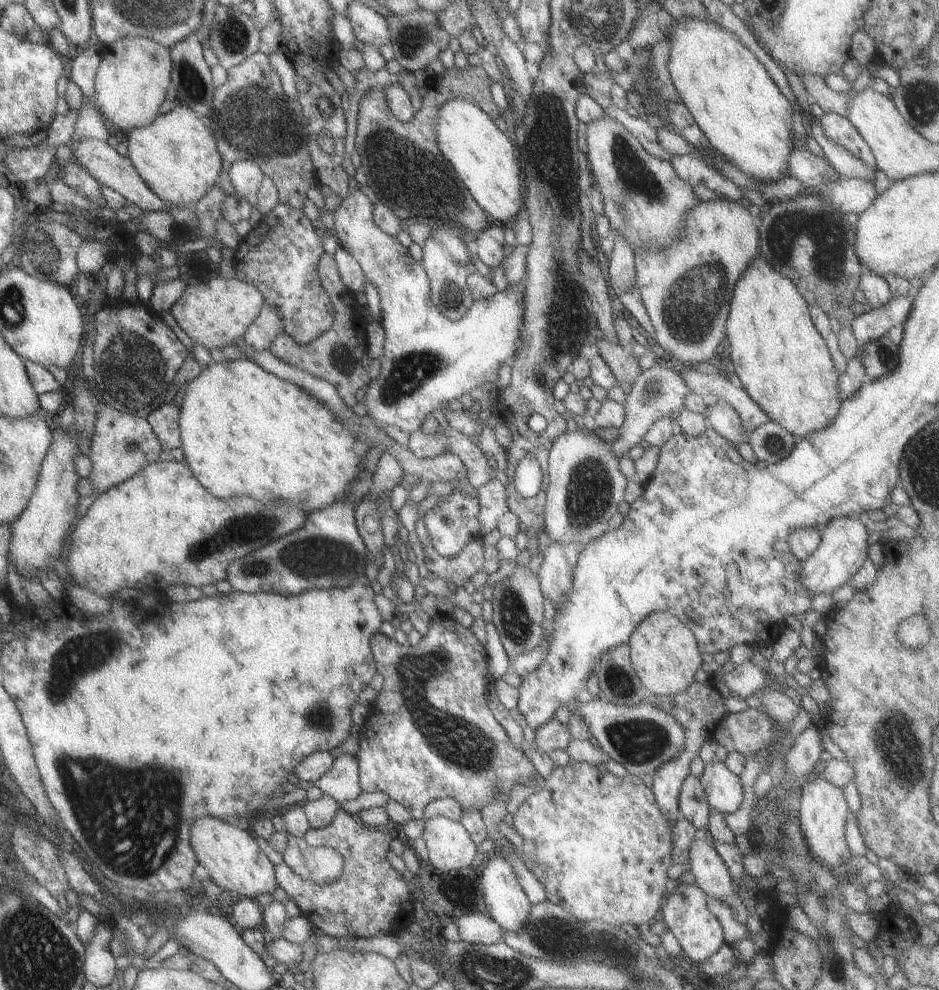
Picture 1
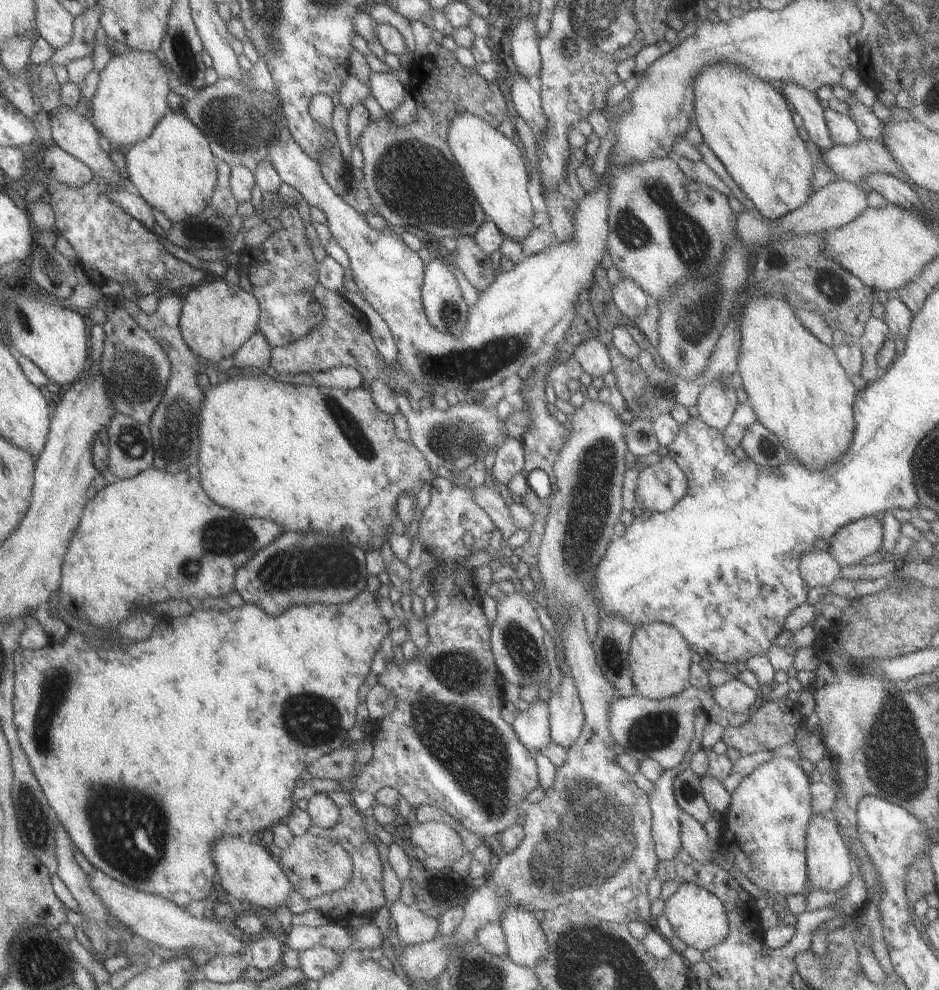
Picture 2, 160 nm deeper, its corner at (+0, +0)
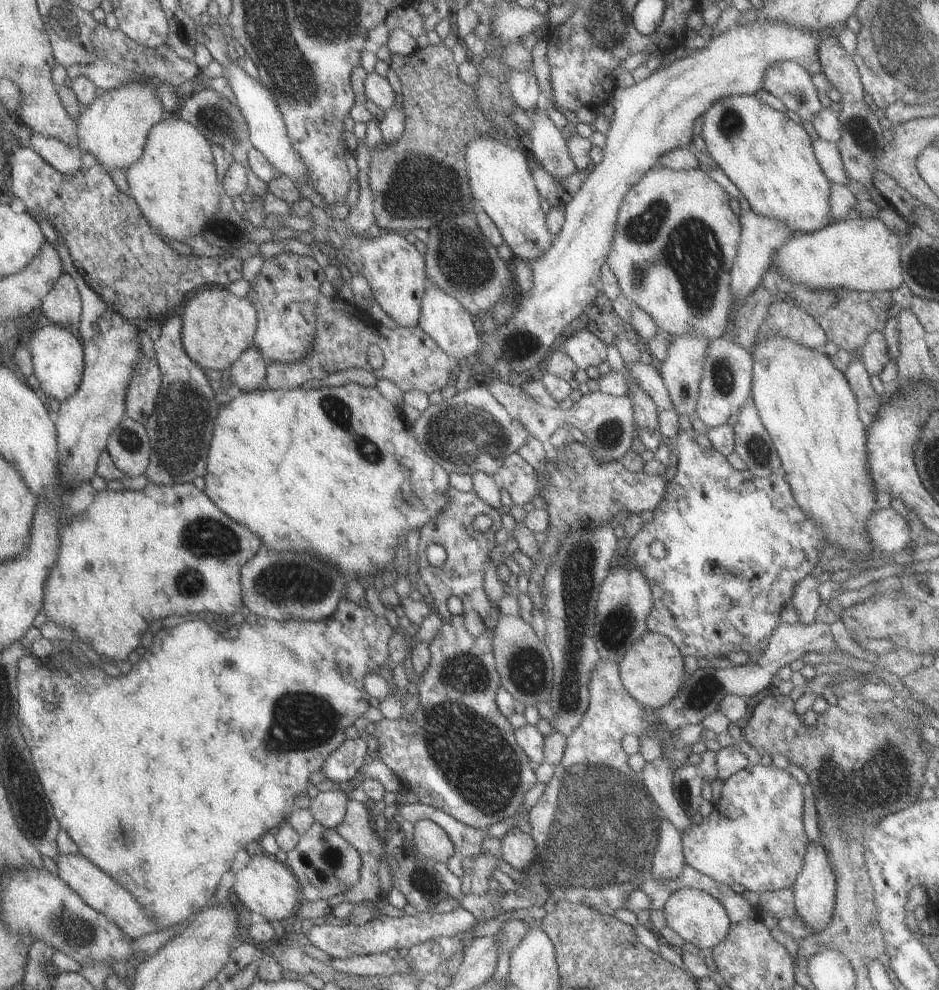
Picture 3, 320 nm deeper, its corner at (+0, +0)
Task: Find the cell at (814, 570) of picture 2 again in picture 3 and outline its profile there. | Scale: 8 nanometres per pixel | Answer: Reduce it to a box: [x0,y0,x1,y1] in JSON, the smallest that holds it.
[790,575,825,625]

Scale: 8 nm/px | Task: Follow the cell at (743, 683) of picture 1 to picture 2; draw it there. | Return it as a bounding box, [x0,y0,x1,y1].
[712,679,755,712]

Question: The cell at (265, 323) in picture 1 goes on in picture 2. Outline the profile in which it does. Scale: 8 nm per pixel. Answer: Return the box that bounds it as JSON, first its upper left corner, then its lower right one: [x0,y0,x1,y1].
[232,331,270,371]

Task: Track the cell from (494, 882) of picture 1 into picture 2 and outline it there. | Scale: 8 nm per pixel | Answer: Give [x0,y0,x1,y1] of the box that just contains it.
[499,907,549,970]

